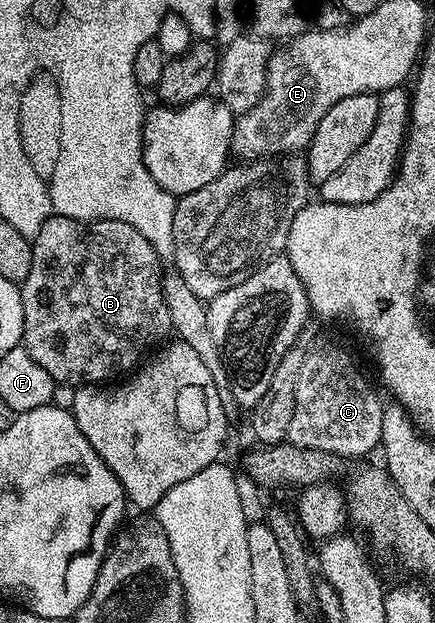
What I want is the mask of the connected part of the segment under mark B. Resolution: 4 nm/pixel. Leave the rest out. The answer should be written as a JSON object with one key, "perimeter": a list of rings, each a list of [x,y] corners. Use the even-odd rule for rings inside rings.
{"perimeter":[[[51,215],[30,240],[33,261],[20,287],[24,310],[22,346],[56,383],[74,388],[107,384],[131,372],[149,352],[159,348],[173,334],[161,283],[162,260],[152,243],[146,241],[134,225],[126,225],[126,221],[85,221]]]}

